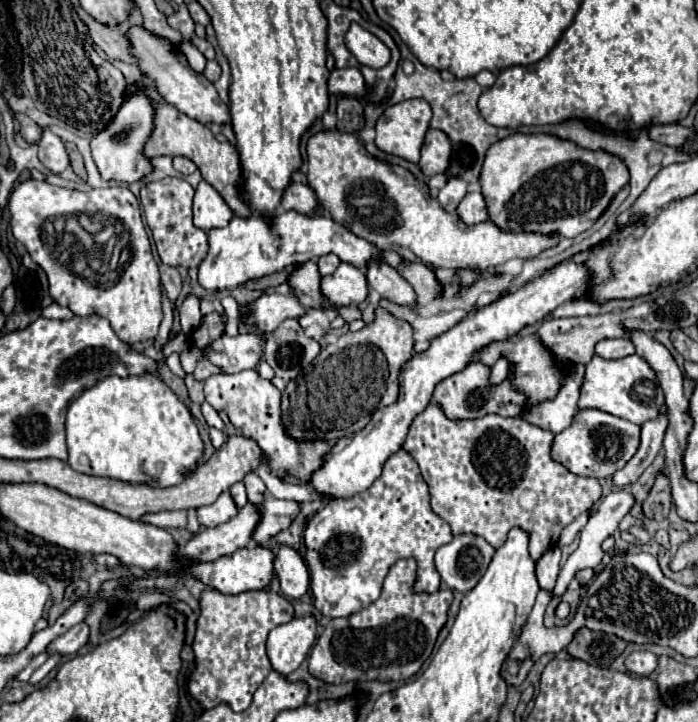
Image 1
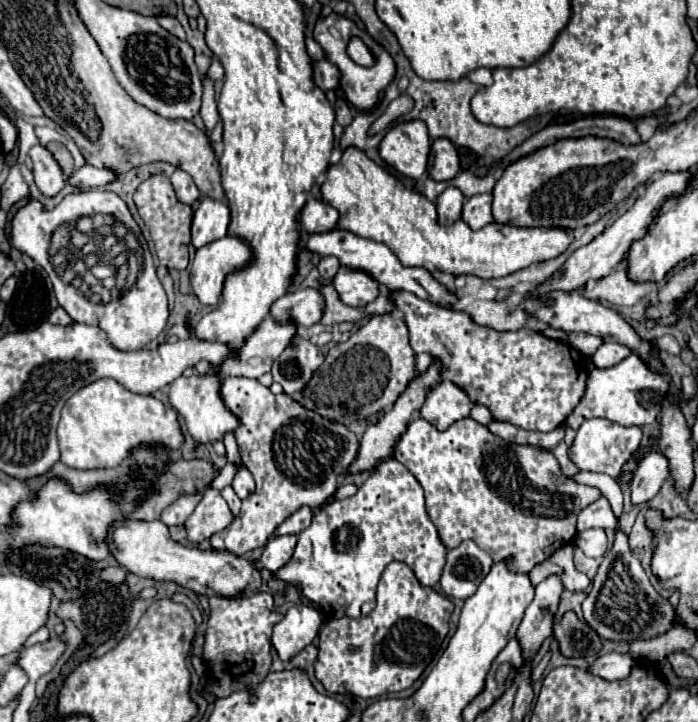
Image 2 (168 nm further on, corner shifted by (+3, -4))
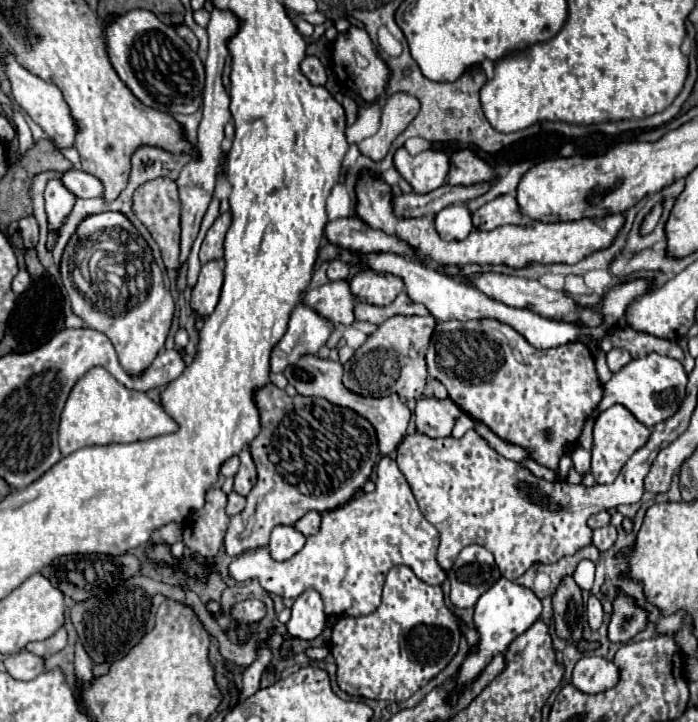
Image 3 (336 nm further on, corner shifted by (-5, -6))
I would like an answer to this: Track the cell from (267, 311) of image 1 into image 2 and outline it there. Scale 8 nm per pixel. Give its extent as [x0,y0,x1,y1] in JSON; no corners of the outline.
[270,289,322,331]

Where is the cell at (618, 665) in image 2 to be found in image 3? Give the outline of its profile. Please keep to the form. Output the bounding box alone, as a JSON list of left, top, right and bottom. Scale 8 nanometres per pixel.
[570,657,618,695]

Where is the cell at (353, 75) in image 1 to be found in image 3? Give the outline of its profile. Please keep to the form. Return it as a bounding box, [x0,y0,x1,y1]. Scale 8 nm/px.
[300,55,326,85]

